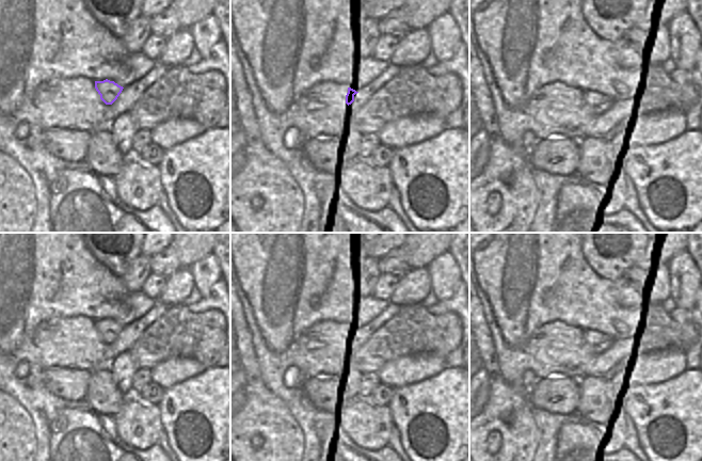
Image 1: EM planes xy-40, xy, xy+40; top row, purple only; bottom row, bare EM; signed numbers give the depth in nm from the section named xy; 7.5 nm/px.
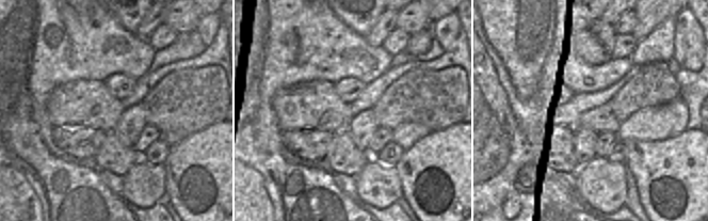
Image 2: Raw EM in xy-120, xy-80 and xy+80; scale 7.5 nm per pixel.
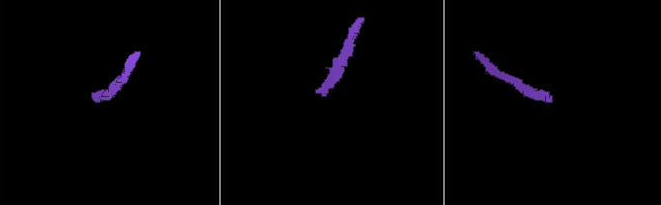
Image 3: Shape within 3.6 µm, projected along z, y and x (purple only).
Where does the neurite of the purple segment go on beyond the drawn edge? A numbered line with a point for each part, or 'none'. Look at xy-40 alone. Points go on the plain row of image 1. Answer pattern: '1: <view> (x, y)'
none

